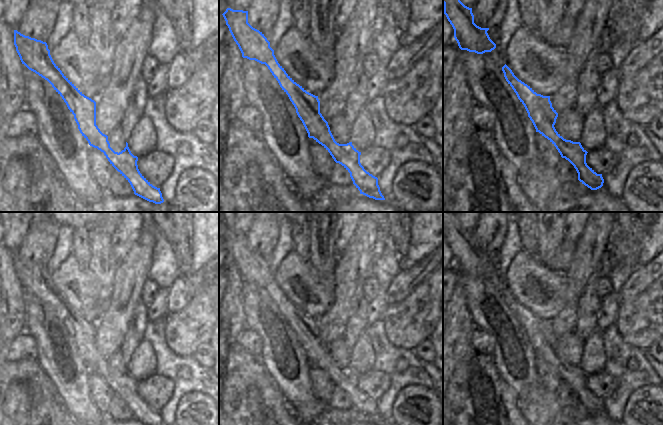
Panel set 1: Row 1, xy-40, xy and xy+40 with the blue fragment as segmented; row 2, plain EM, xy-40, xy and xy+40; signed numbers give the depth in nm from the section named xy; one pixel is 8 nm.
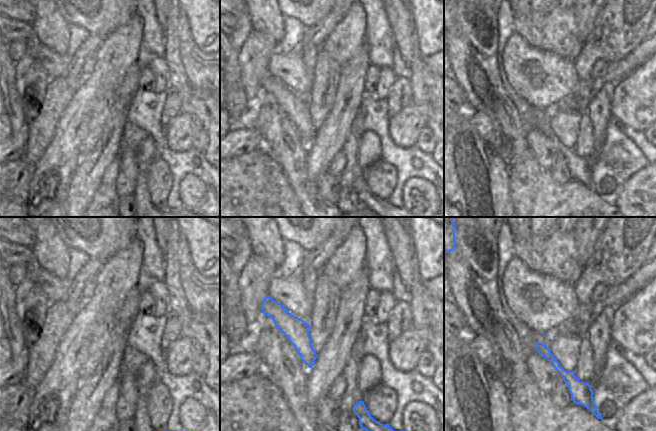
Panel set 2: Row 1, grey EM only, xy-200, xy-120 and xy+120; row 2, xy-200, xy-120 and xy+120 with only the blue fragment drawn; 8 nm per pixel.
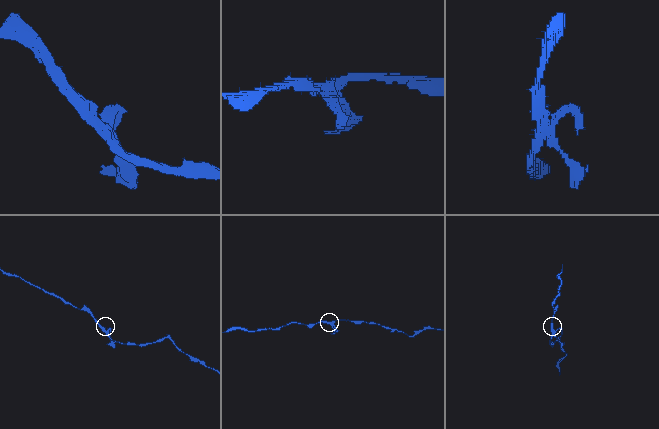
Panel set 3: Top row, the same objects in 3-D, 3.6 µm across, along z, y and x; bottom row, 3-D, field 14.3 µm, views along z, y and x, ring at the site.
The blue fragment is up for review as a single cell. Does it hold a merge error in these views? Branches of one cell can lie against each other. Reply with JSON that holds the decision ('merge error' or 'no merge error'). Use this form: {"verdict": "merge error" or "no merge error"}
{"verdict": "merge error"}

